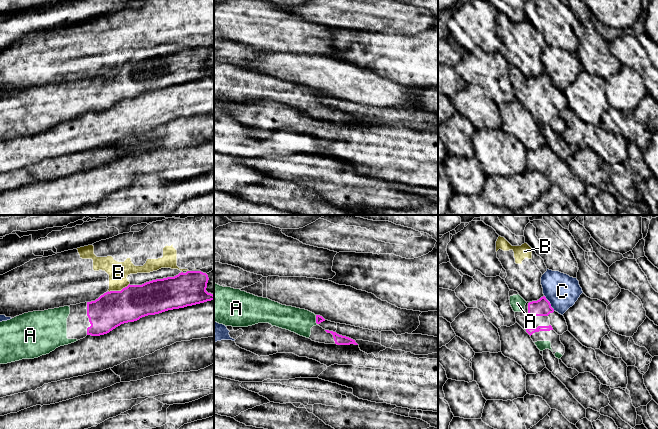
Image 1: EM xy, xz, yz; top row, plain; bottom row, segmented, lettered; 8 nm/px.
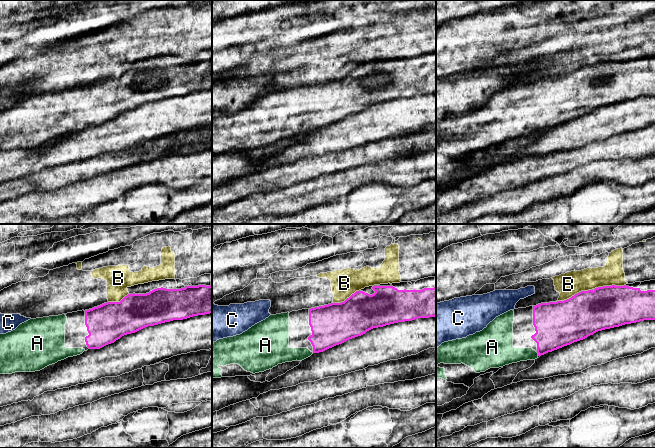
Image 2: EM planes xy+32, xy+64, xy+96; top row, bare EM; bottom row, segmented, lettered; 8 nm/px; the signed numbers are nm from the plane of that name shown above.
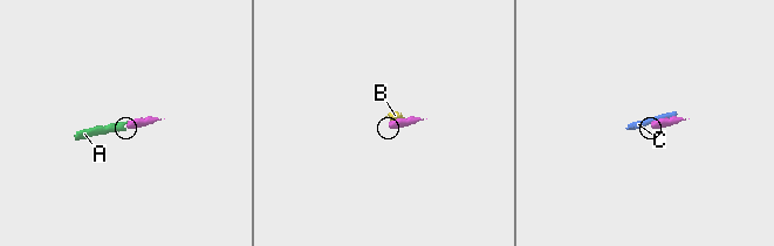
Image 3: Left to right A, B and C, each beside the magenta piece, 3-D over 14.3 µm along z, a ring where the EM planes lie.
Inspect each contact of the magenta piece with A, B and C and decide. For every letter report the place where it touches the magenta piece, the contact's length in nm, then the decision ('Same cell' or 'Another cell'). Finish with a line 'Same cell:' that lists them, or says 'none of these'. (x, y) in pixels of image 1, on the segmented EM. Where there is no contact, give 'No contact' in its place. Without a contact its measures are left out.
A: Touches magenta at xz (316, 319). Shared border 70 nm. Same cell
B: Touches magenta at xy (118, 291). Shared border 190 nm. Another cell
C: Touches magenta at yz (549, 303). Shared border 150 nm. Another cell
Same cell: A

